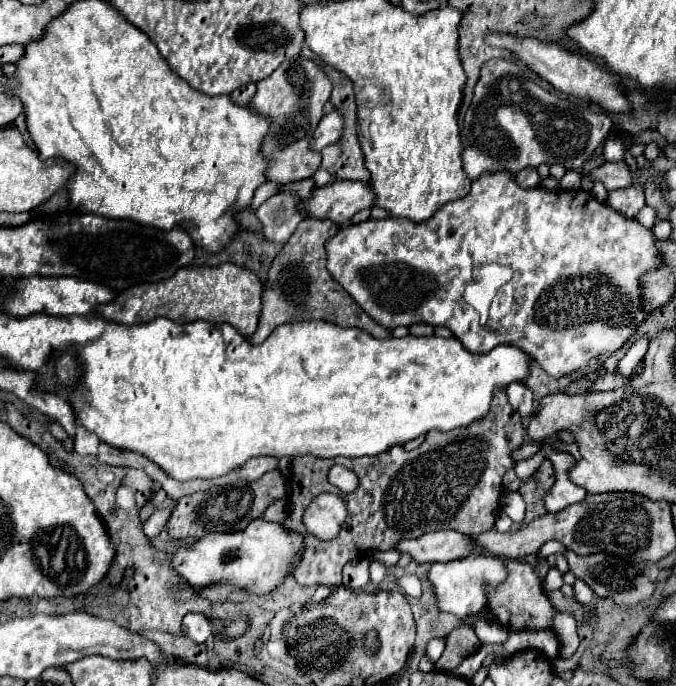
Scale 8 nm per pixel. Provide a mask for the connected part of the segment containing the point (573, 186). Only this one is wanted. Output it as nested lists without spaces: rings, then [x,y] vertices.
[[[567,171],[560,180],[560,189],[563,190],[577,190],[581,184],[581,174],[574,171]]]

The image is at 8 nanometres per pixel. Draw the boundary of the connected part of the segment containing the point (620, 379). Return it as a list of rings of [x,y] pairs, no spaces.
[[[598,364],[598,372],[600,372],[600,376],[592,384],[592,390],[612,390],[612,388],[620,388],[620,386],[624,386],[624,384],[630,382],[630,378],[618,374],[618,370],[604,372],[604,366],[602,364]]]

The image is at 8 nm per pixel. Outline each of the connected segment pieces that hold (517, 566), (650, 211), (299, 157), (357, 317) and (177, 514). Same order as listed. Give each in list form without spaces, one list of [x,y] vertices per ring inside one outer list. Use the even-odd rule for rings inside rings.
[[[508,560],[508,580],[496,588],[488,588],[488,608],[504,628],[508,628],[508,630],[532,630],[532,628],[550,628],[552,626],[552,618],[554,618],[556,610],[550,604],[548,596],[542,592],[542,578],[546,576],[548,570],[550,570],[548,564],[540,564],[540,568],[534,570],[528,562]]]
[[[644,206],[638,214],[636,214],[636,220],[644,226],[644,228],[652,228],[654,222],[656,222],[656,210],[652,206]]]
[[[292,58],[288,62],[282,62],[268,78],[256,82],[256,94],[248,106],[270,120],[270,130],[260,146],[260,152],[268,160],[266,180],[284,184],[290,180],[310,178],[320,168],[320,154],[312,152],[308,144],[324,114],[324,104],[328,102],[330,92],[332,84],[328,76],[312,60],[298,60],[294,64]],[[300,112],[304,112],[308,122],[300,122]]]
[[[302,220],[290,240],[284,244],[282,252],[274,258],[272,268],[268,272],[268,282],[264,284],[264,296],[262,296],[262,314],[256,334],[250,338],[252,342],[260,344],[264,342],[274,328],[286,322],[302,322],[312,318],[330,320],[338,326],[354,326],[360,330],[366,330],[374,338],[388,338],[392,336],[390,330],[374,322],[352,298],[348,292],[344,292],[340,286],[336,290],[336,282],[326,270],[326,250],[324,244],[330,236],[334,236],[338,230],[338,224],[330,220]]]
[[[272,470],[252,482],[234,482],[232,486],[216,486],[216,490],[196,492],[178,500],[172,516],[166,524],[170,538],[196,542],[208,532],[240,532],[252,520],[260,518],[264,510],[280,498],[286,498],[286,478],[280,470]]]

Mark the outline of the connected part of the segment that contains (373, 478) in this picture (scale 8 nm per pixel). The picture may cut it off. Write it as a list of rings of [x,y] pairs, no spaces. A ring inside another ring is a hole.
[[[494,390],[488,416],[448,432],[432,430],[426,434],[426,440],[410,452],[402,446],[392,446],[380,456],[364,458],[338,456],[326,460],[312,454],[294,458],[294,470],[290,474],[290,516],[284,526],[298,532],[304,510],[322,492],[342,496],[346,500],[348,518],[340,534],[330,542],[320,542],[312,538],[312,534],[306,534],[304,558],[292,570],[292,576],[302,586],[334,586],[342,582],[342,566],[348,560],[360,558],[368,550],[394,550],[400,538],[418,538],[444,528],[454,528],[470,536],[492,530],[500,512],[502,476],[514,468],[510,454],[522,442],[524,428],[520,414],[512,410],[504,390]],[[332,464],[354,470],[360,478],[360,488],[352,494],[344,494],[332,486],[328,482]],[[386,512],[392,512],[392,522],[388,522]]]

